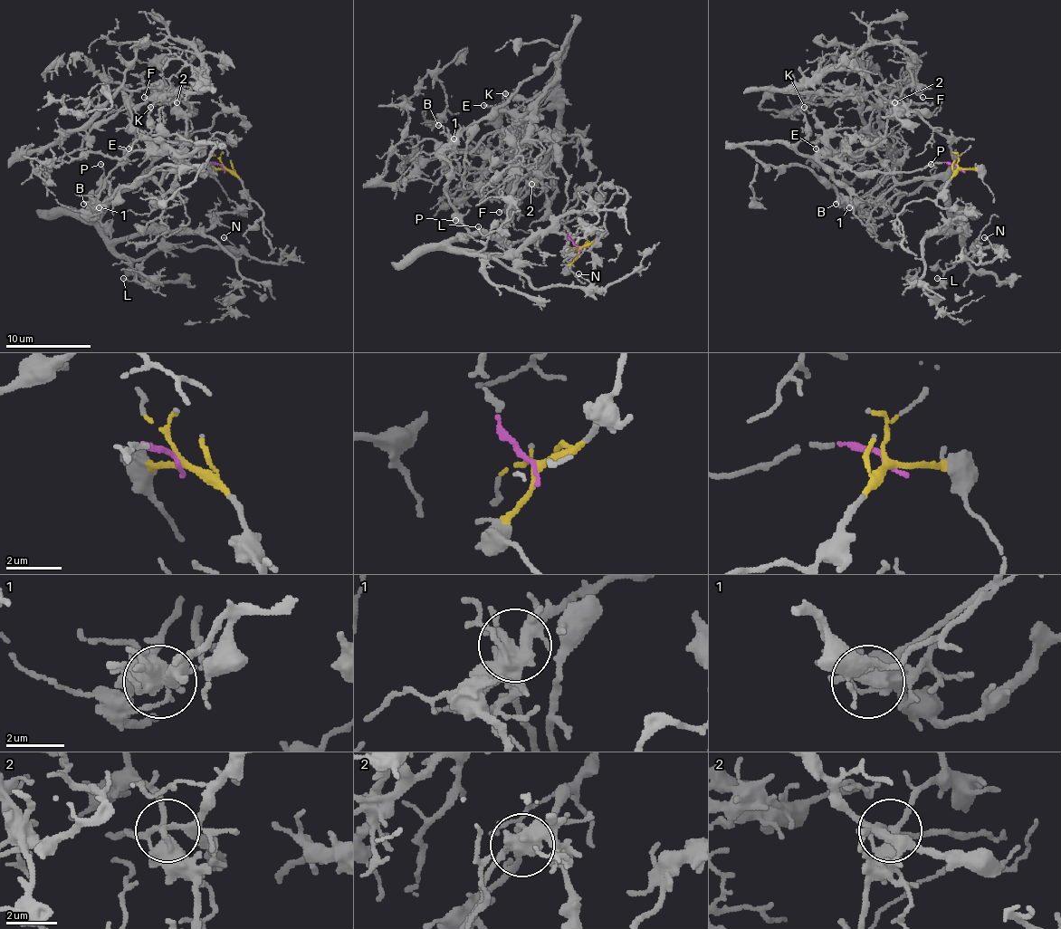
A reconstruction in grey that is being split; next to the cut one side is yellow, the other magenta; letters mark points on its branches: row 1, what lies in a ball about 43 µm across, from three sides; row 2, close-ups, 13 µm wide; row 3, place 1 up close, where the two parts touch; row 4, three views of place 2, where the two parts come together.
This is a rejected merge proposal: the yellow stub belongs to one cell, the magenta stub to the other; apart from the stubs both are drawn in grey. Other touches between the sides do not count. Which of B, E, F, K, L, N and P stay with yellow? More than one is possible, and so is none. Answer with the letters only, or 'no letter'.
F, L, N, P

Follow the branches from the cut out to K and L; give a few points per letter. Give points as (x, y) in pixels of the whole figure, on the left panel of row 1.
K: (223, 167), (208, 164), (213, 172), (197, 172), (178, 158), (148, 117), (151, 106)
L: (223, 167), (240, 180), (251, 205), (219, 213), (206, 229), (126, 235), (115, 251), (136, 276), (123, 278)

